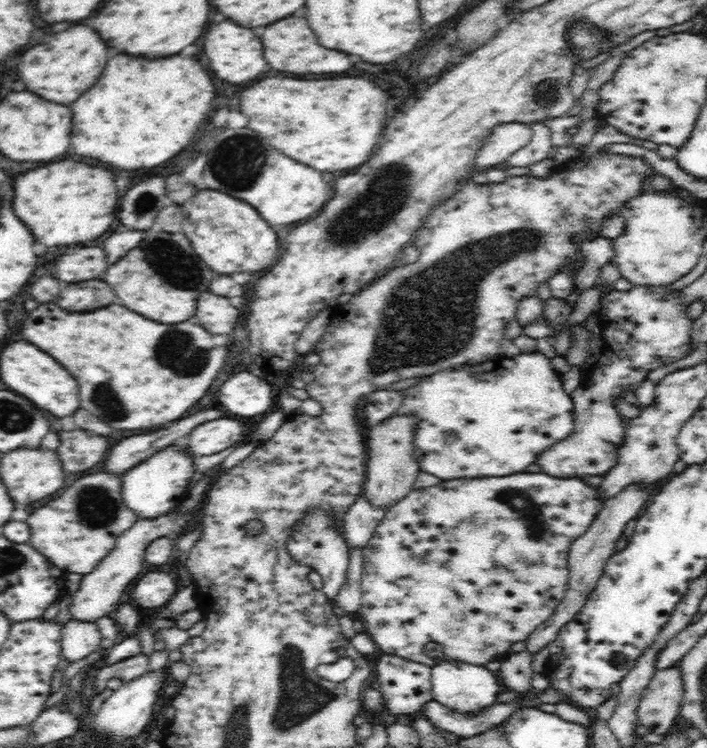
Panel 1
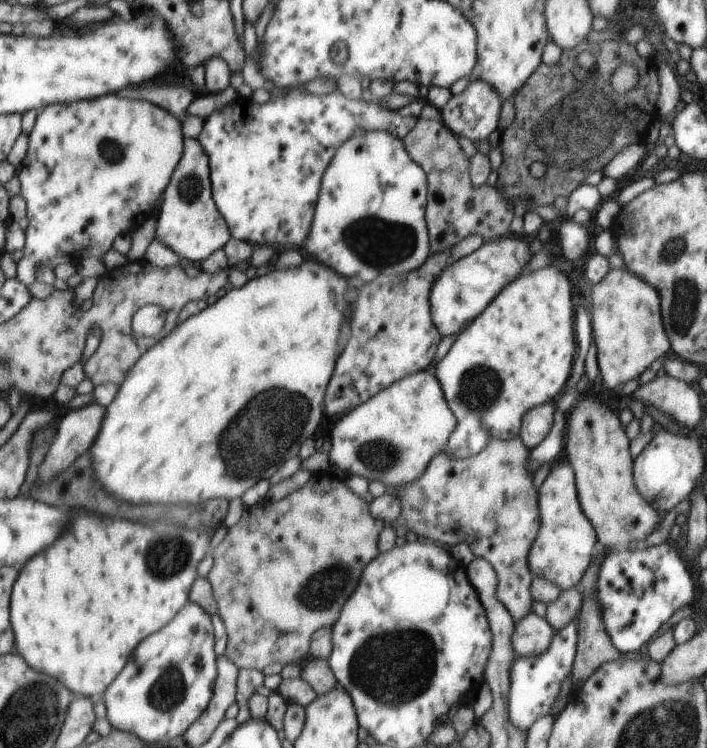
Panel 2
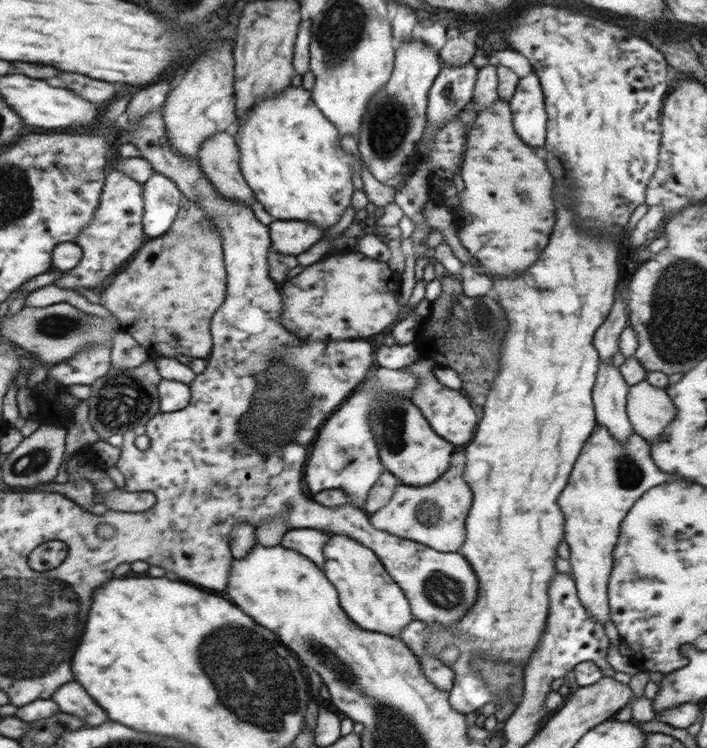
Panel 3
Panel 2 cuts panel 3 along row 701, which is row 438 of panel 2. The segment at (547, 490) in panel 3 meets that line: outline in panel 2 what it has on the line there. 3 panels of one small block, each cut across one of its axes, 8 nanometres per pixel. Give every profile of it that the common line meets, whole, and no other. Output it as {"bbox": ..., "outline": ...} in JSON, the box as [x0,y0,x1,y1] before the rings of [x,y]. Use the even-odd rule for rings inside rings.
{"bbox":[433,266,576,459],"outline":[[[552,266],[530,273],[509,283],[472,323],[459,332],[448,354],[433,365],[444,399],[457,421],[445,447],[446,452],[455,458],[466,459],[479,454],[491,439],[515,438],[520,433],[526,412],[552,400],[564,388],[571,374],[576,333],[570,282]]]}

